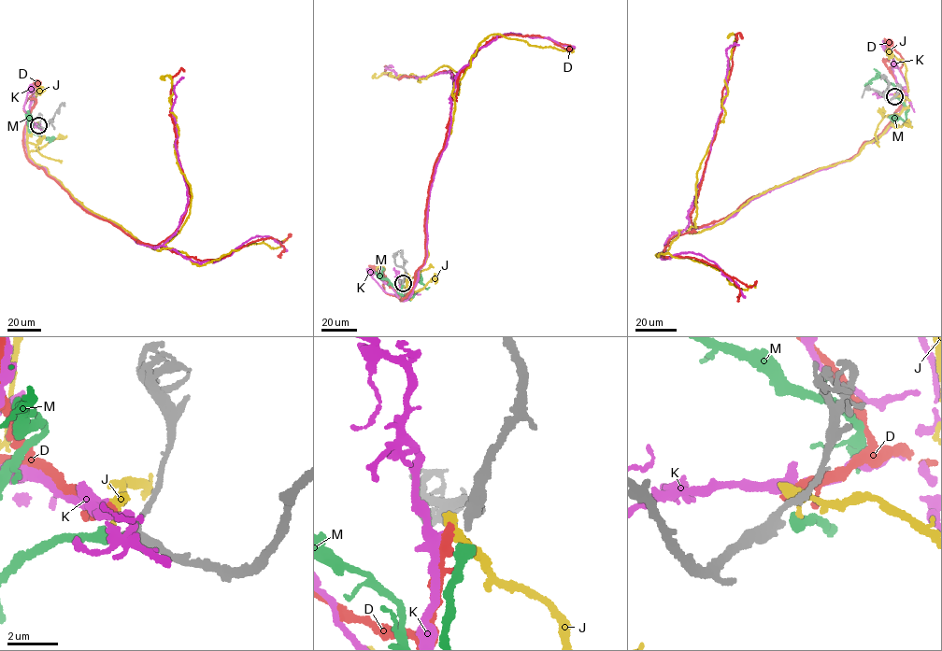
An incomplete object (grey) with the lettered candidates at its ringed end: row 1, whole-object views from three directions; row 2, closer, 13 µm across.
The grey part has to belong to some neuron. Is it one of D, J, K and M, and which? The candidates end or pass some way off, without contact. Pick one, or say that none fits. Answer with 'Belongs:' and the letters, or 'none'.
Belongs: D

